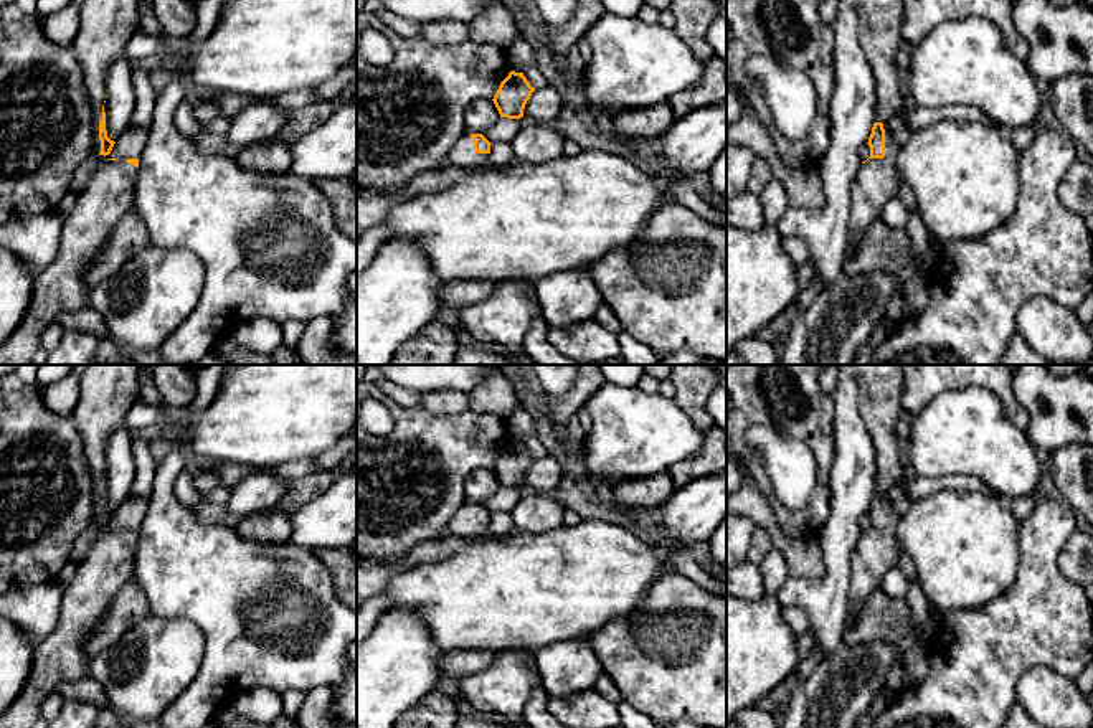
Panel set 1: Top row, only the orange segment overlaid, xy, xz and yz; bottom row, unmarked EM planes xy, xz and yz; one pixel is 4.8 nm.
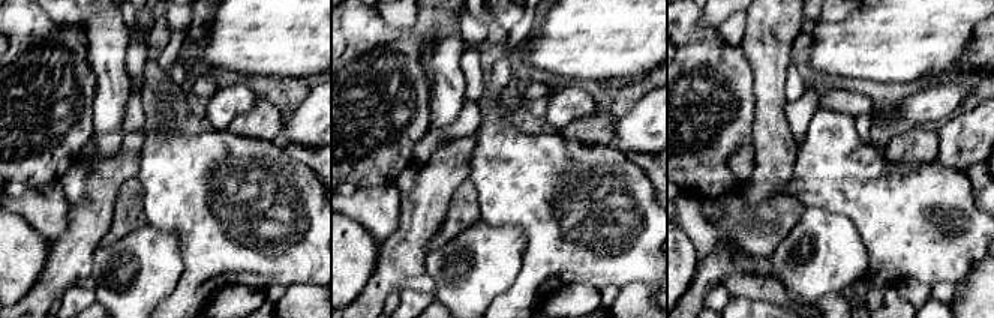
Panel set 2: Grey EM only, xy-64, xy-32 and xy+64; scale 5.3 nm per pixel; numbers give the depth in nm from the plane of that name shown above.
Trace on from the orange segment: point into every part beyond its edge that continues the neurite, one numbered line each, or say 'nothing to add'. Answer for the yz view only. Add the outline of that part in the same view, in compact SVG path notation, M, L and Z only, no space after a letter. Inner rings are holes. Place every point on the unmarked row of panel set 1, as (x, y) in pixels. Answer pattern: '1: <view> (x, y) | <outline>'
1: yz (877, 550) | M885 502L885 527L860 535L850 558L847 626L852 626L865 598L878 589L885 573L898 563L898 513Z

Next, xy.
1: xy (106, 392) | M84 365L79 375L79 399L73 416L92 475L92 525L101 522L99 492L106 470L106 442L125 421L139 396L140 366Z

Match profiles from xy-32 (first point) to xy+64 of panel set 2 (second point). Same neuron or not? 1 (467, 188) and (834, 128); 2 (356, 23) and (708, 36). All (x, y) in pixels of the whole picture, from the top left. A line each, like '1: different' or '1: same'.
1: different
2: same

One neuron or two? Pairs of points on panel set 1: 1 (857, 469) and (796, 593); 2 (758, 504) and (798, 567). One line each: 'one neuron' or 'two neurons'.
1: one neuron
2: one neuron

